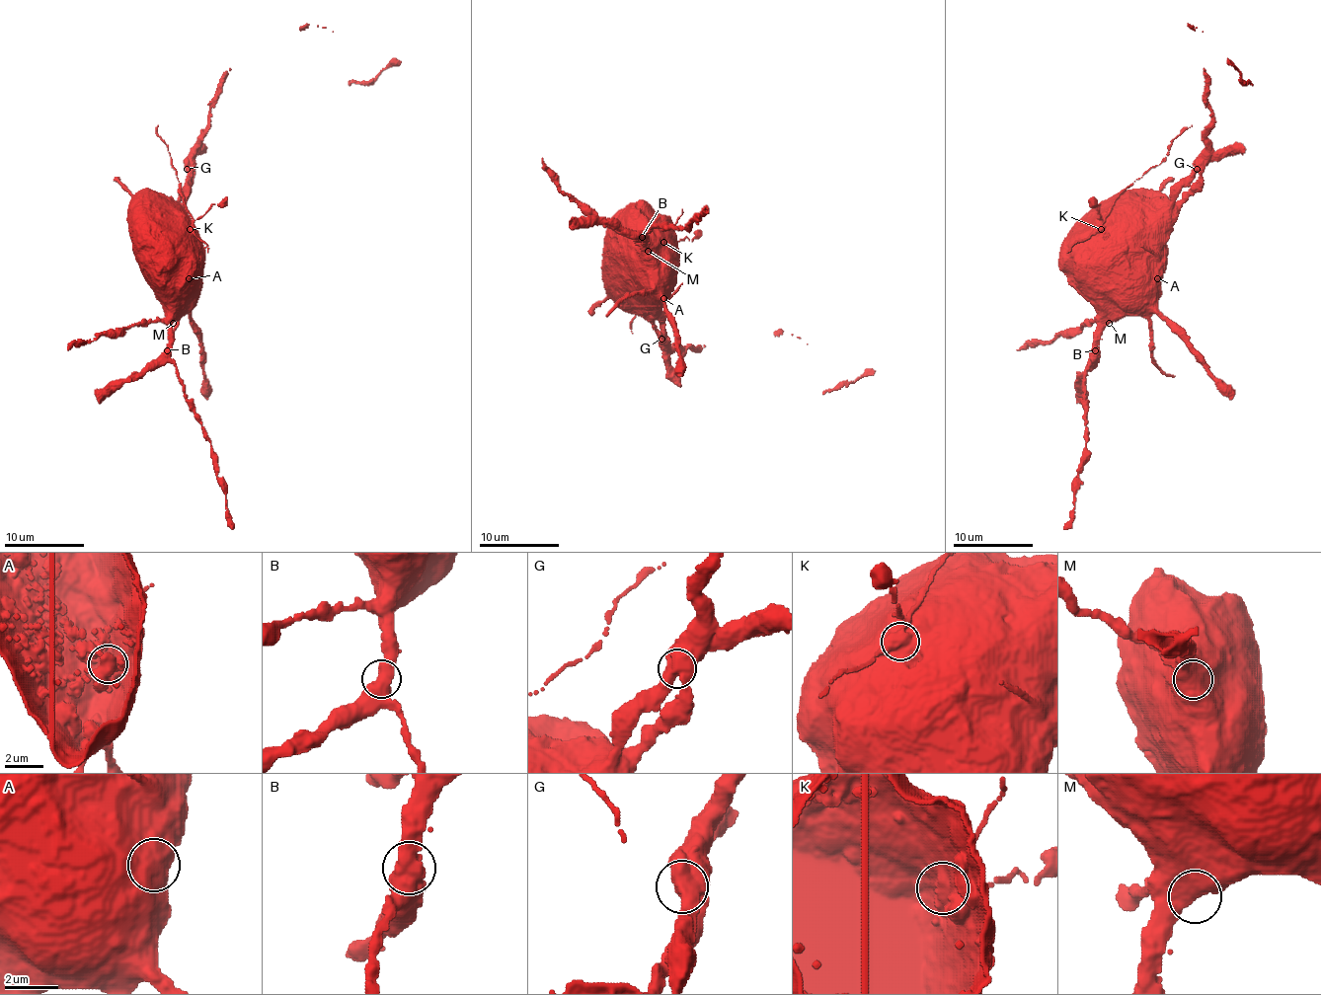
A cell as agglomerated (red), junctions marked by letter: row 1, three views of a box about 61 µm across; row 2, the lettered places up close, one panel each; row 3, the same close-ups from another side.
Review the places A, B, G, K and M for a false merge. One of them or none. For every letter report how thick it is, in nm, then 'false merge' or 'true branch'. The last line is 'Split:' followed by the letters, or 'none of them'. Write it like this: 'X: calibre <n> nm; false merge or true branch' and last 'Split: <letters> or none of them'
A: calibre 650 nm; true branch
B: calibre 650 nm; true branch
G: calibre 550 nm; true branch
K: calibre 650 nm; false merge
M: calibre 650 nm; true branch
Split: K

